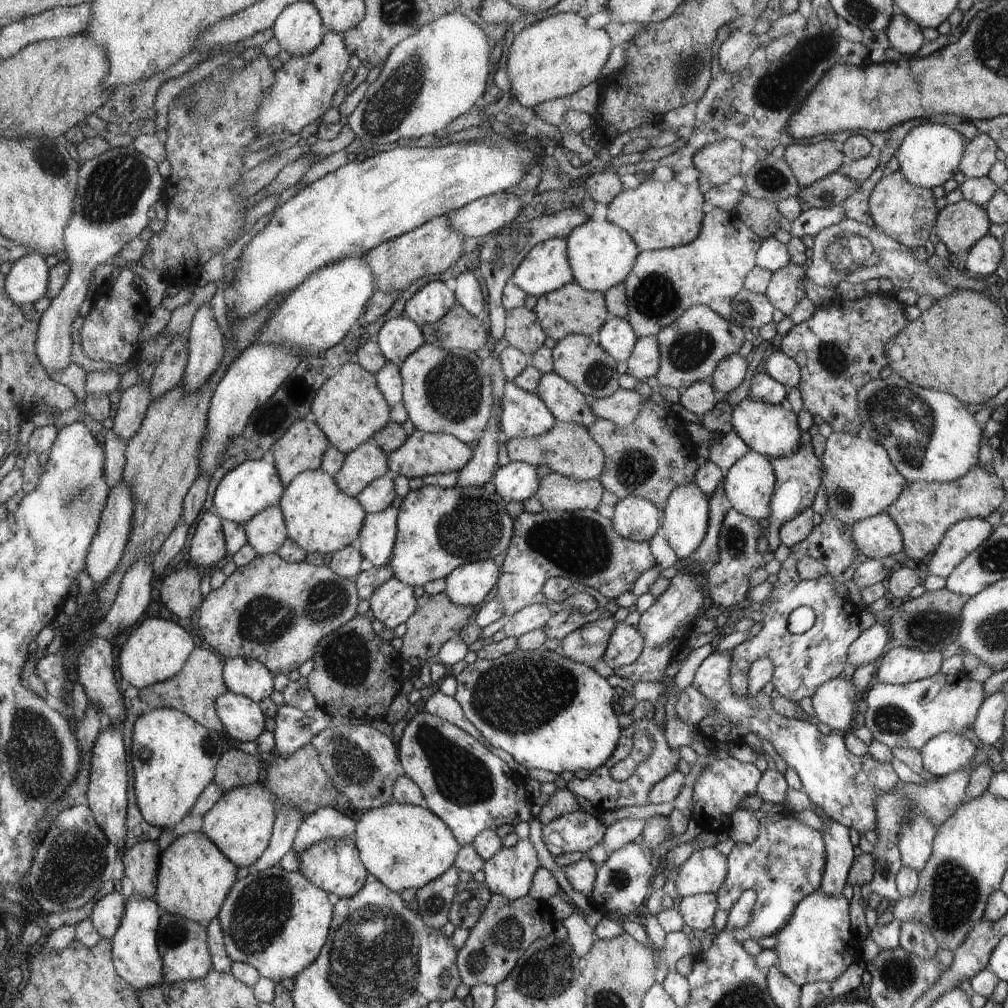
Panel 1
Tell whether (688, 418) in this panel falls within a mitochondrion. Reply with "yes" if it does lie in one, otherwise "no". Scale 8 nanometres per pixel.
no

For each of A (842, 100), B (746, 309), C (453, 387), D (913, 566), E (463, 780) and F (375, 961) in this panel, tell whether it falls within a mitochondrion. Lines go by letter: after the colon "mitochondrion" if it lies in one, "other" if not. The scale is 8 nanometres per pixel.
A: other
B: mitochondrion
C: mitochondrion
D: other
E: mitochondrion
F: mitochondrion

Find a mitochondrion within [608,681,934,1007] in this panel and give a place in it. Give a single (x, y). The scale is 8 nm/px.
(897, 973)

